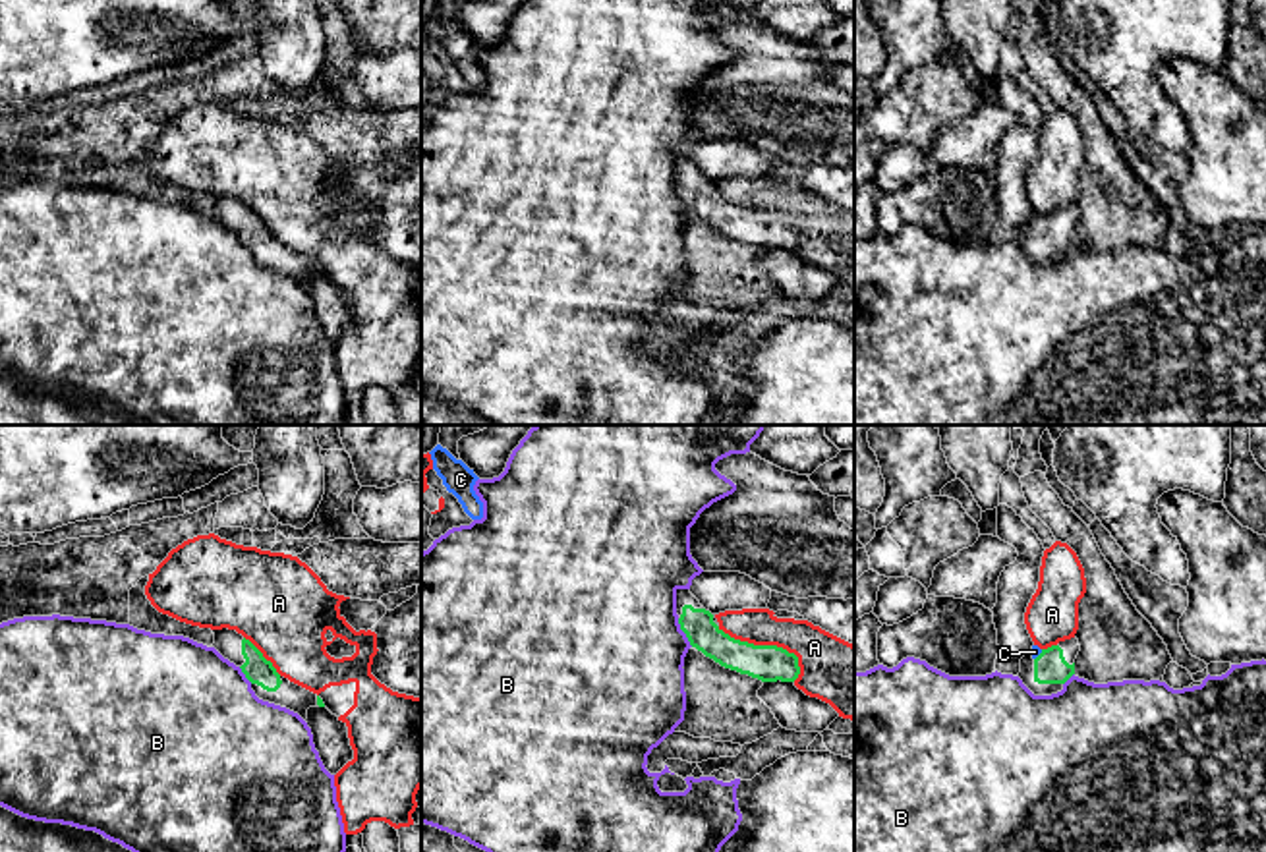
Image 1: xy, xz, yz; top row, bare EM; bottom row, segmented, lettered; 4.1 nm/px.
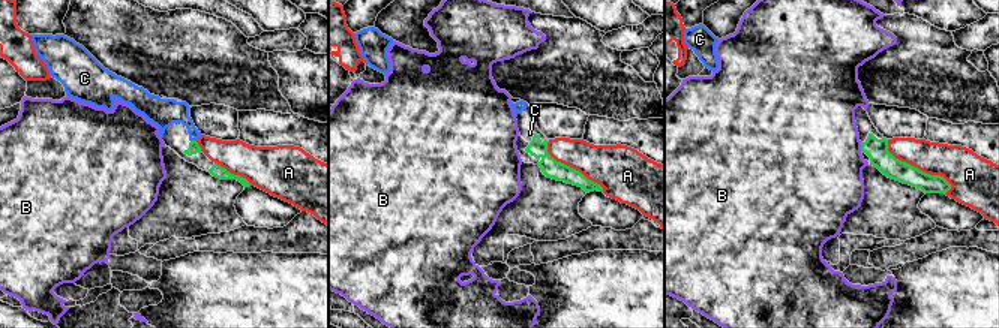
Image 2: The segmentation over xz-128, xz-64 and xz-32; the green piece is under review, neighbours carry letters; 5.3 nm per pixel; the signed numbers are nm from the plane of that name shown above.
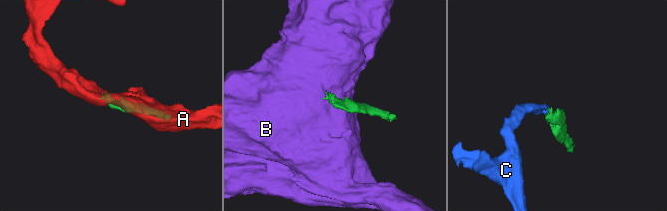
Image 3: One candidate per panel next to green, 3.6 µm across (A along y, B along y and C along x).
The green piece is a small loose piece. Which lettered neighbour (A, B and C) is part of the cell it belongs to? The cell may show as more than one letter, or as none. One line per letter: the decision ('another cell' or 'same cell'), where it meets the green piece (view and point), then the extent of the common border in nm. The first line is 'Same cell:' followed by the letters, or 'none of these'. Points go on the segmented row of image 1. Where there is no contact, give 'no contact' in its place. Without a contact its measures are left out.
Same cell: C
A: another cell; meets green in xz at (768, 646); contact 400 nm long
B: another cell; meets green in xz at (683, 630); contact 140 nm long
C: same cell; meets green in yz at (1038, 655); contact 60 nm long

